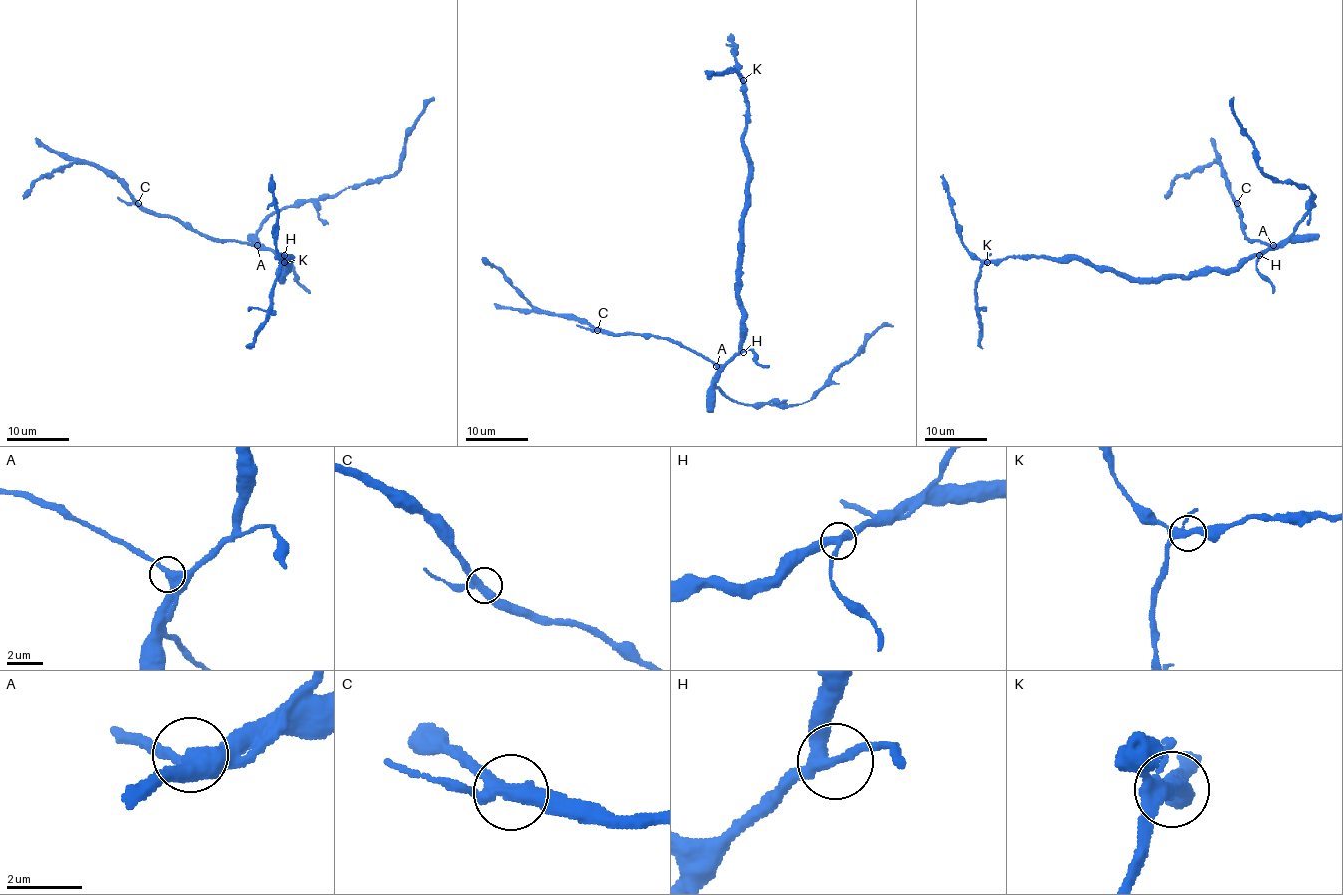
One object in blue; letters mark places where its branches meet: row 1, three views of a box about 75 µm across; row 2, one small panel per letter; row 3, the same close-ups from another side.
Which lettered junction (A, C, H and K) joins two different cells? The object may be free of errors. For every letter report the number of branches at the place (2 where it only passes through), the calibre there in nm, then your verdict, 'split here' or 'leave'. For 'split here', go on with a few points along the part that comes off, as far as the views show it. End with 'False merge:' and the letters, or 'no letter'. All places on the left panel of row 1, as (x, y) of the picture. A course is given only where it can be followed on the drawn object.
A: 3 branches meet; 400 nm thick; leave
C: 3 branches meet; 340 nm thick; leave
H: 3 branches meet; 320 nm thick; leave
K: 3 branches meet; 320 nm thick; leave
False merge: no letter

